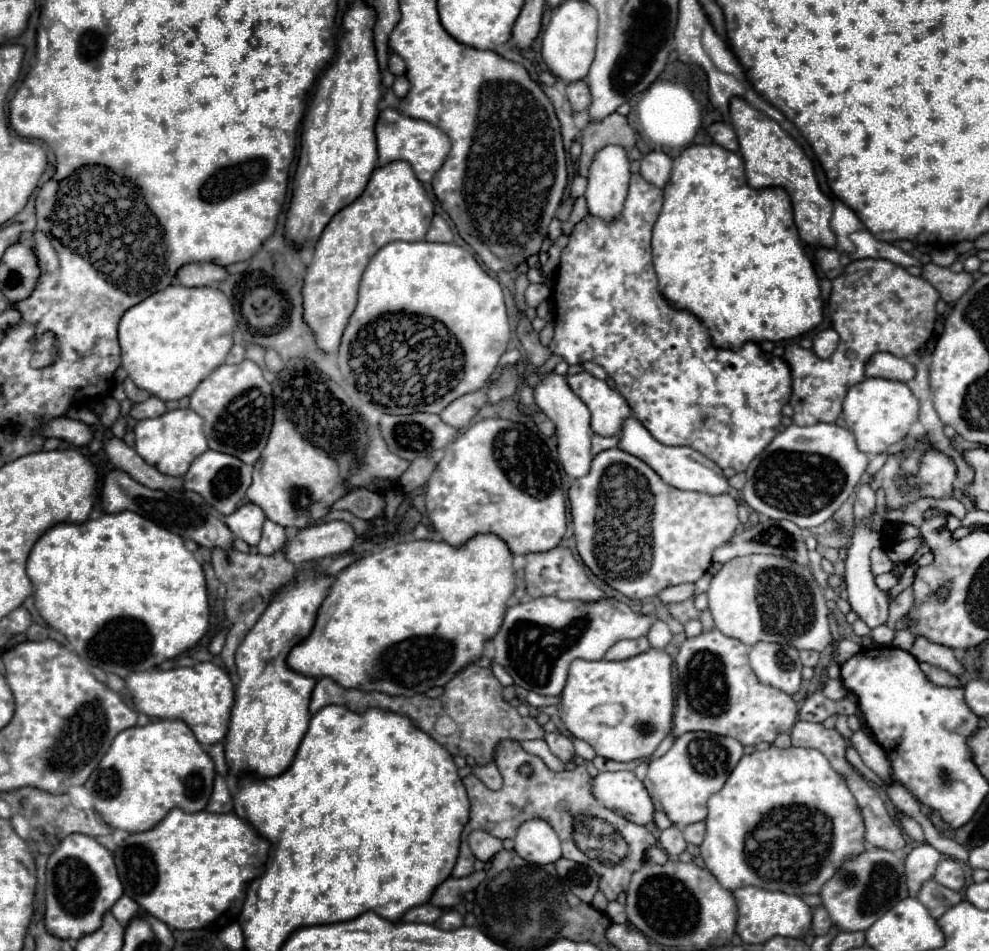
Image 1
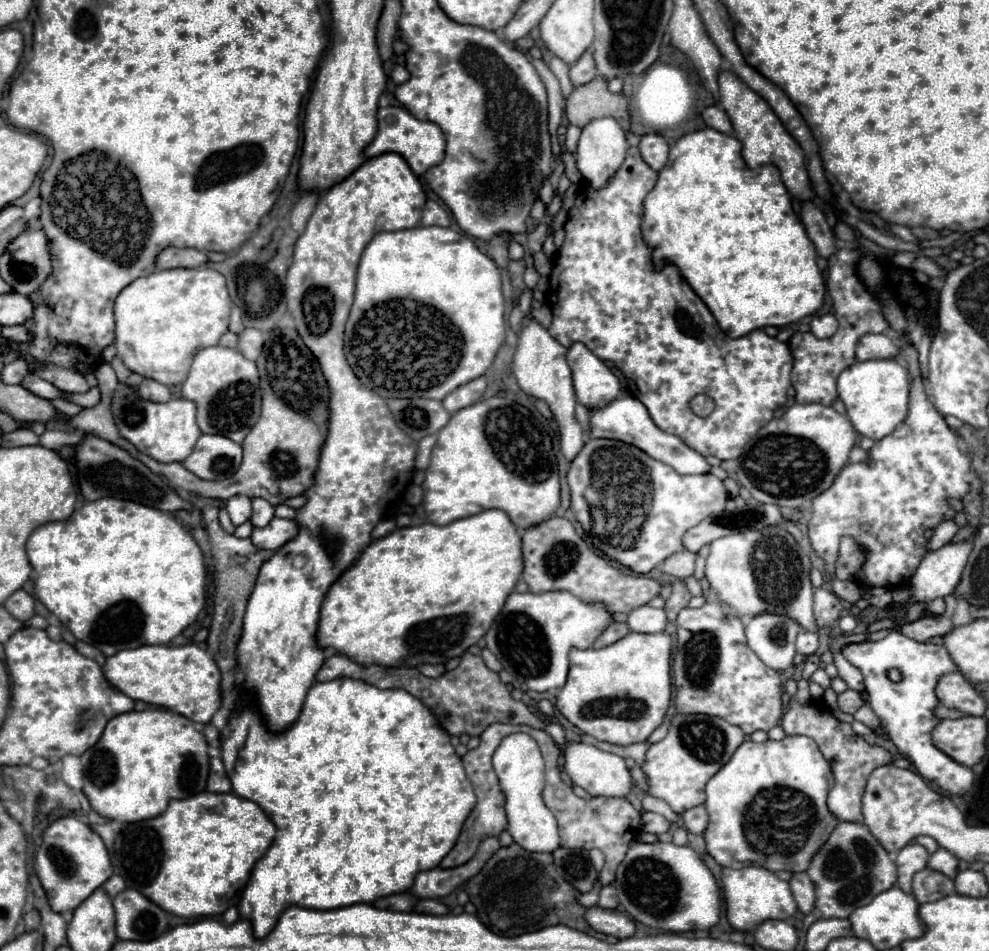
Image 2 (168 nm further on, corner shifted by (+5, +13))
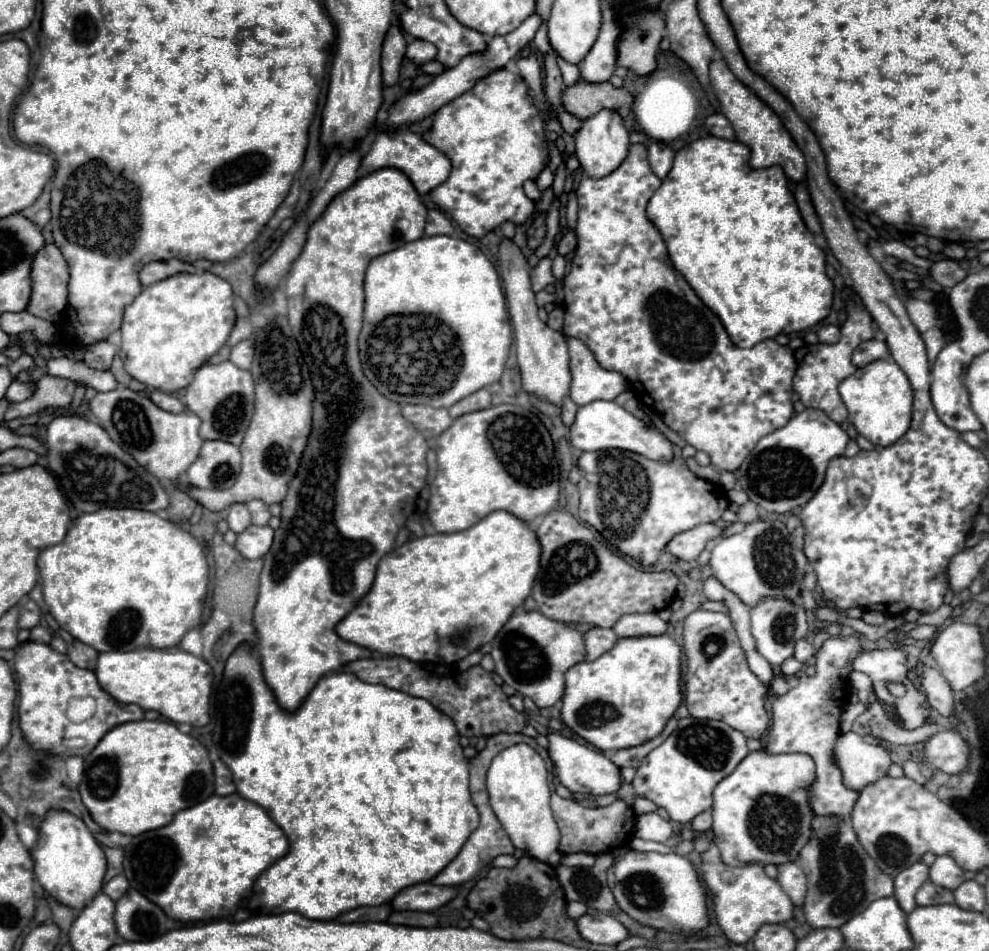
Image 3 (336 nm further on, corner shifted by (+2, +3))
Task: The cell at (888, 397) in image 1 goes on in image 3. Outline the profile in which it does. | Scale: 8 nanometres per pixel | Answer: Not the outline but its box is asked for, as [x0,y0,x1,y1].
[839,360,913,446]

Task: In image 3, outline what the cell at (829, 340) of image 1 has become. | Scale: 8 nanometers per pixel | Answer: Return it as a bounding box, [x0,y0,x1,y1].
[817,326,839,344]

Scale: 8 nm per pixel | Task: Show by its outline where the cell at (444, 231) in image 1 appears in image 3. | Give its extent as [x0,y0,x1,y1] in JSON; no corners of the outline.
[425,210,453,236]

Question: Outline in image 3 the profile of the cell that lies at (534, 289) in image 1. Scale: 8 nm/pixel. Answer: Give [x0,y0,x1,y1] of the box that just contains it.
[531,258,553,292]

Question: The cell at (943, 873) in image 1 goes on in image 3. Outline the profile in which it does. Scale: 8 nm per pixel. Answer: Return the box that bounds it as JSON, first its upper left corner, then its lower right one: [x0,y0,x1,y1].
[929,856,965,890]

